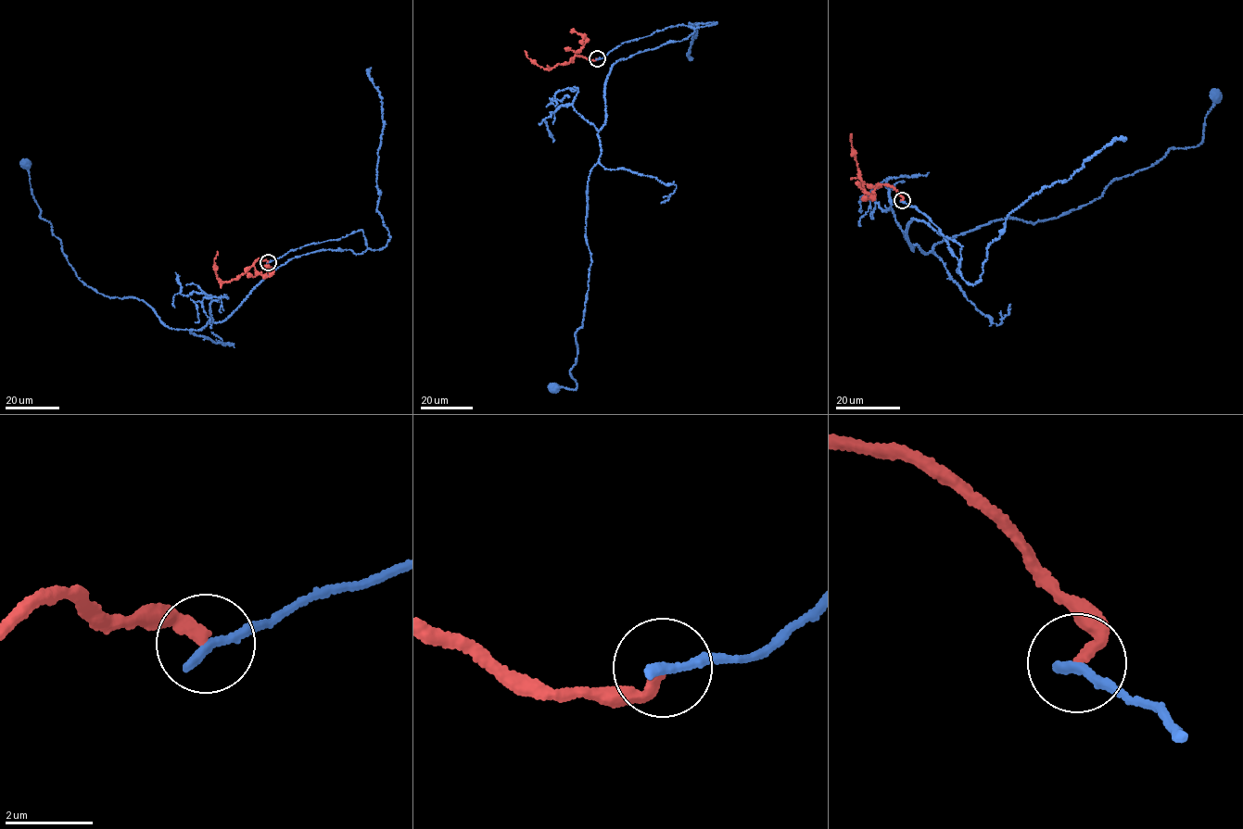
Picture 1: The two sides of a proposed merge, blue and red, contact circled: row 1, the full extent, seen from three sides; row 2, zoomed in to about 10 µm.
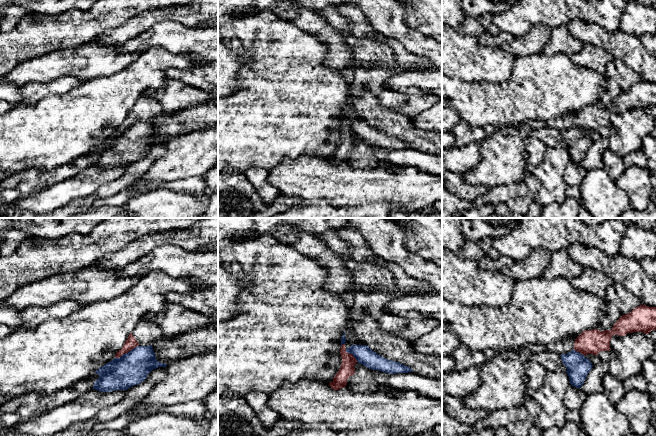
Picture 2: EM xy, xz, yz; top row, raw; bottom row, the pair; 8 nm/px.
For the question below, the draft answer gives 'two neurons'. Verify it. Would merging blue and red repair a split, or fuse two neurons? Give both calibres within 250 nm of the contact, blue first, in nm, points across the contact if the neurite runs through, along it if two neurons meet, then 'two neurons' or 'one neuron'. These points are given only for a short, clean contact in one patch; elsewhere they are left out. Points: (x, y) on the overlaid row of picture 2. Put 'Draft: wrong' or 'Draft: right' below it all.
calibres 260 and 90 nm; border xy (138, 345), (116, 358); two neurons
Draft: right

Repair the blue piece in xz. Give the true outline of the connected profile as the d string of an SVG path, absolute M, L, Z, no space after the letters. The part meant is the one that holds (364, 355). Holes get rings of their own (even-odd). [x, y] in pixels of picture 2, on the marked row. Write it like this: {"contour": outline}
{"contour": "M351 345L346 348L346 352L352 354L358 363L372 370L378 370L390 374L413 372L408 366L378 355L367 345Z"}

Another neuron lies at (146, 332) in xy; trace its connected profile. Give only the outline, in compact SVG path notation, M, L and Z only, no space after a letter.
M143 318L129 334L121 350L115 356L120 358L137 346L148 346L163 337L161 328L153 321Z

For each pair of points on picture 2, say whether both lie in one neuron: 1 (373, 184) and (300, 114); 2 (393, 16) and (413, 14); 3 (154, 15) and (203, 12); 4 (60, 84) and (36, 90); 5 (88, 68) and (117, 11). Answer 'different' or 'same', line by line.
1: different
2: different
3: same
4: same
5: different

